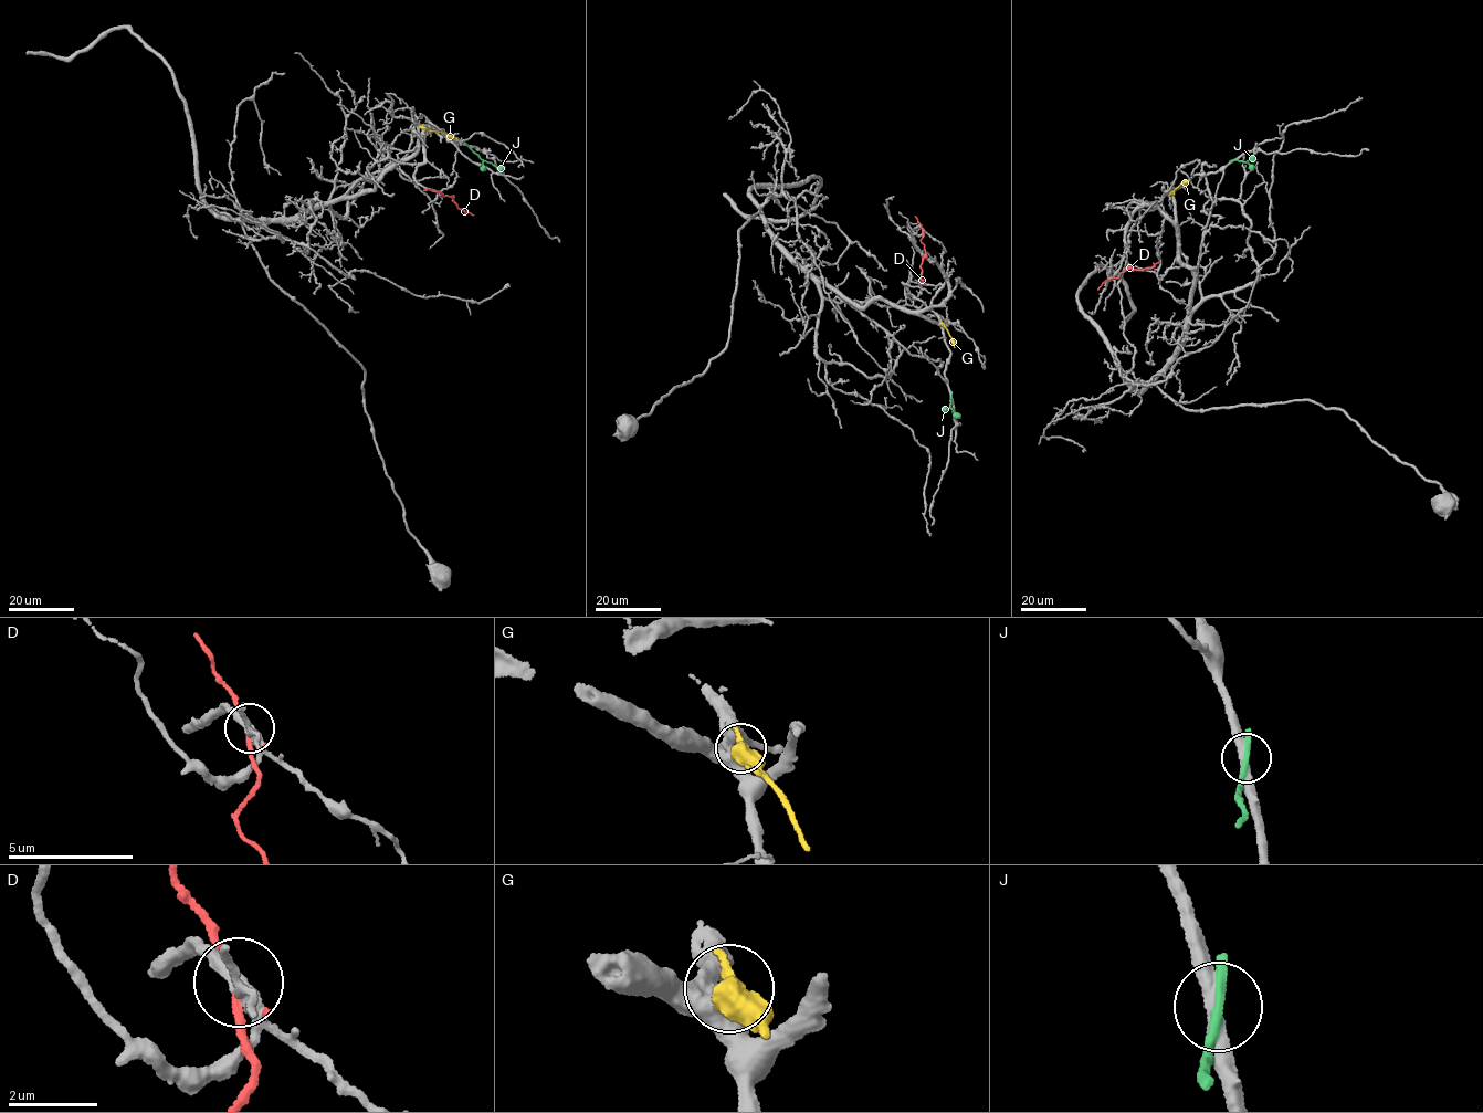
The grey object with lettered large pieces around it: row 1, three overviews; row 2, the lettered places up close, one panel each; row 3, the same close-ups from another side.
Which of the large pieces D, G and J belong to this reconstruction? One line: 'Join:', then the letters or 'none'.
Join: none

